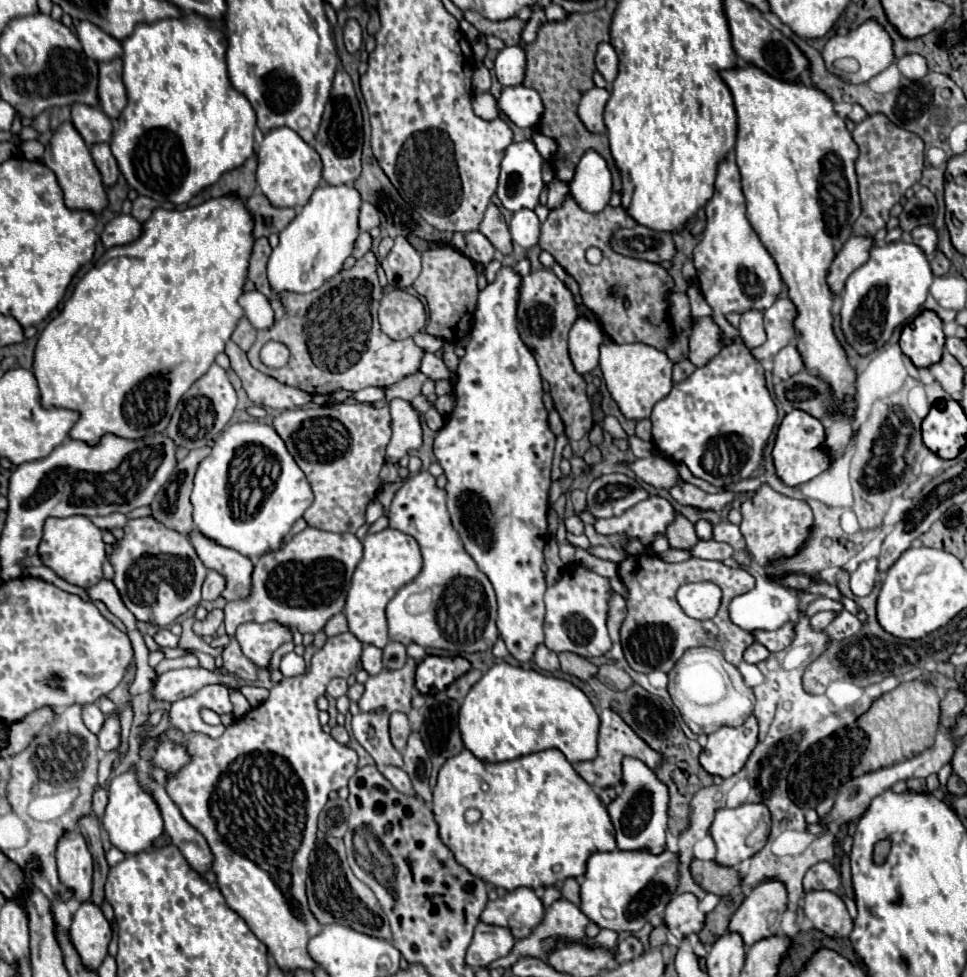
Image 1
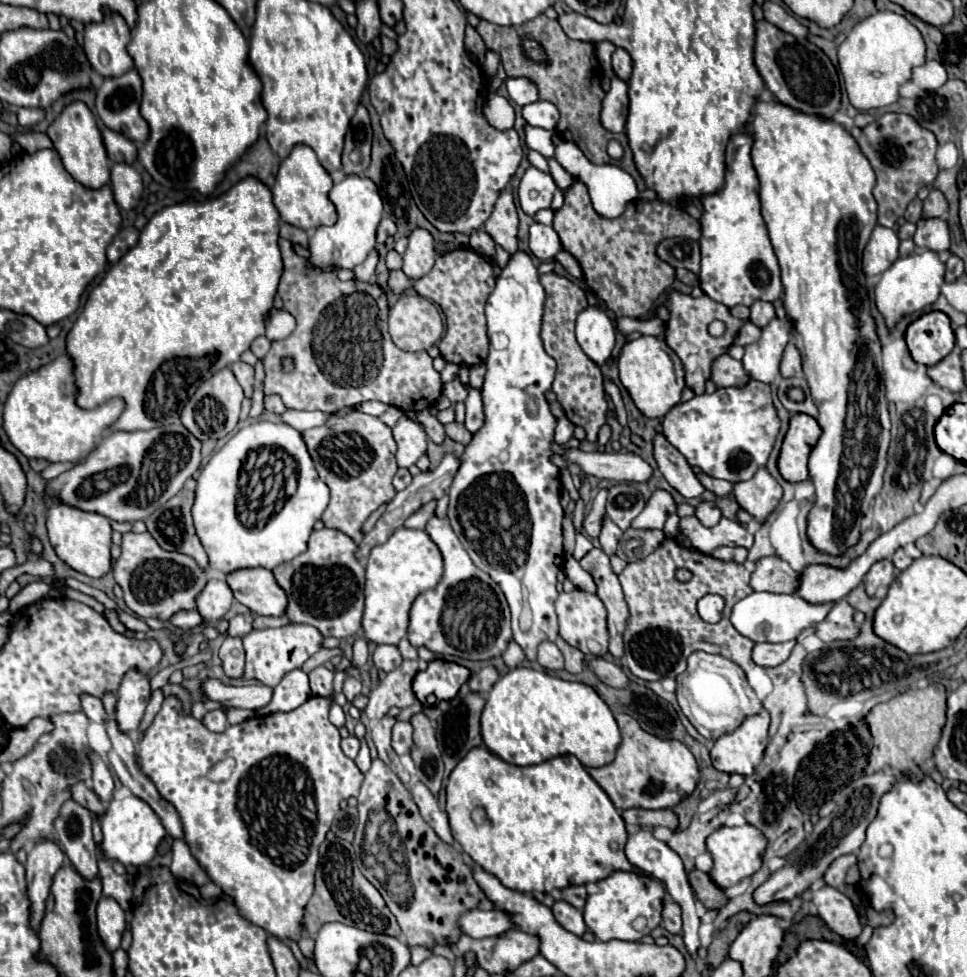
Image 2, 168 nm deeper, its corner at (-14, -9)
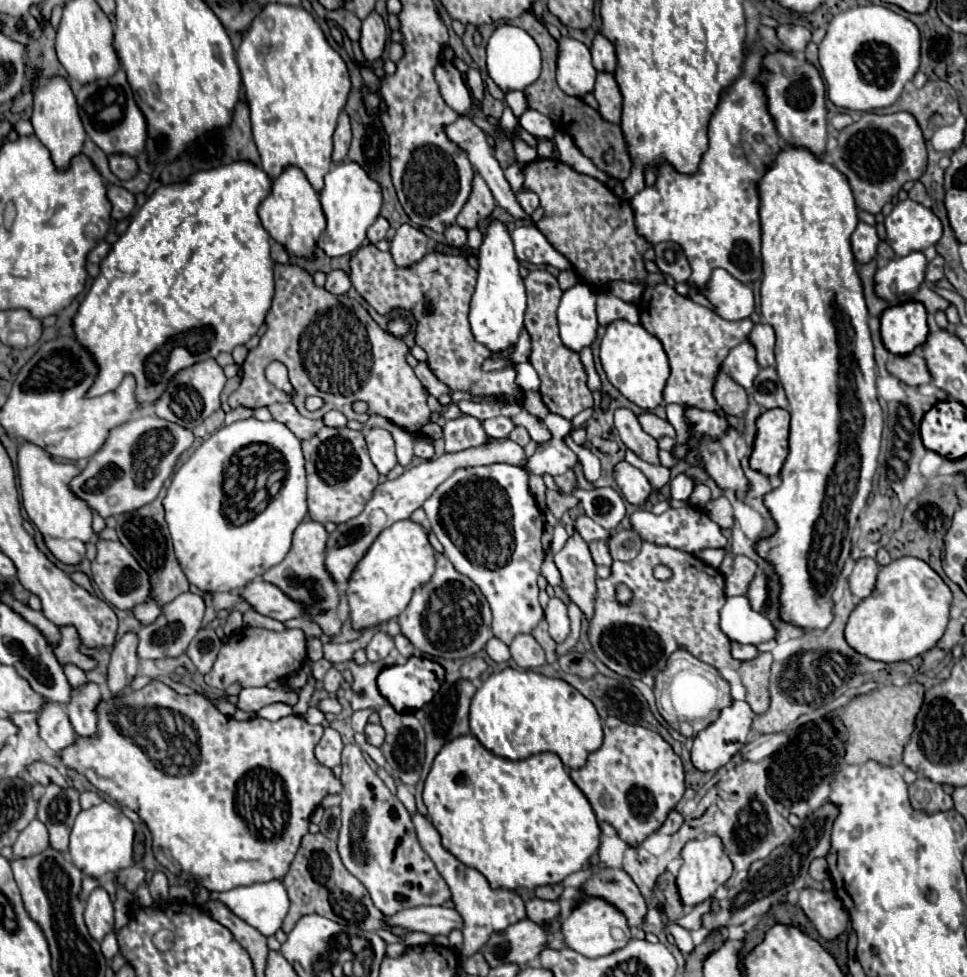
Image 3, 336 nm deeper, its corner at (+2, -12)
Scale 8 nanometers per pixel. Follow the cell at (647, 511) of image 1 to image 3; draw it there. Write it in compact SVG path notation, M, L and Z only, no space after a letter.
M620 461L614 465L614 481L618 483L624 499L632 505L642 505L652 493L646 475L640 469L632 467L628 461Z

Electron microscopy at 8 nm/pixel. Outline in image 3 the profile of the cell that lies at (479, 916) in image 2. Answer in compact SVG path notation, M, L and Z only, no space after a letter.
M410 907L394 915L382 915L386 927L402 927L408 931L424 931L428 935L448 935L452 929L462 929L460 915L446 907Z

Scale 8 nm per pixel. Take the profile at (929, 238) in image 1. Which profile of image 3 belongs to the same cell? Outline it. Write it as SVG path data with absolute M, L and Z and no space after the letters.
M912 199L898 201L890 215L886 215L884 225L888 233L886 243L898 257L912 251L924 251L942 237L940 219L928 207Z

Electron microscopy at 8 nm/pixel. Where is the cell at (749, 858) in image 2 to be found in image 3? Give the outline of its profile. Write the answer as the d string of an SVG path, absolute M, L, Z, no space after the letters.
M716 835L686 843L682 849L682 867L676 875L676 887L678 887L680 903L684 907L700 905L708 897L712 897L714 891L730 879L730 875L732 875L732 863L728 861L728 857L724 857L724 847L720 845L720 839Z

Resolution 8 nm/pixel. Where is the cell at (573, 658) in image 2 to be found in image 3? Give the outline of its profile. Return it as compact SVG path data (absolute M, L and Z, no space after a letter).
M542 619L540 621L540 625L536 625L534 627L534 631L532 631L532 637L544 647L544 651L548 653L548 663L552 663L552 661L556 661L556 653L554 653L554 647L556 647L556 643L554 643L554 639L548 635L548 631L546 631L546 625L544 625L546 621Z

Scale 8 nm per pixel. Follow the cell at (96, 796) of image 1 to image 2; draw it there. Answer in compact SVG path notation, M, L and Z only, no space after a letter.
M98 754L92 756L92 768L94 768L94 792L98 794L98 798L108 804L112 800L112 792L114 792L114 780L112 780L112 774L110 774L110 768L108 764L104 764L100 760Z

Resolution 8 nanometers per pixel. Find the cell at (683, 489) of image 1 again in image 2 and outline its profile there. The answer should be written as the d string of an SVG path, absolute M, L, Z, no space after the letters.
M656 434L654 438L654 458L668 484L684 498L698 498L704 494L704 486L688 466L686 458L664 438L664 434Z

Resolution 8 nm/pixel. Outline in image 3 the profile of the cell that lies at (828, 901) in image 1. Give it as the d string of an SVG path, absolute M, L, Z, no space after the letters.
M802 889L798 905L816 927L820 937L832 941L848 927L848 913L842 901L830 891L818 889Z

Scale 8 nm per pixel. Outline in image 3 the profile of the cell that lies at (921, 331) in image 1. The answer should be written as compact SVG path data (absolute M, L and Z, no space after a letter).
M906 301L882 311L880 331L884 347L894 355L912 353L928 337L926 309L918 301Z

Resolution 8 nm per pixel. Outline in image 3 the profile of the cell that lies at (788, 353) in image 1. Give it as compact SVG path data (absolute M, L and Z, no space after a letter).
M756 323L748 335L748 341L756 349L756 361L760 367L774 363L774 329L768 323Z

